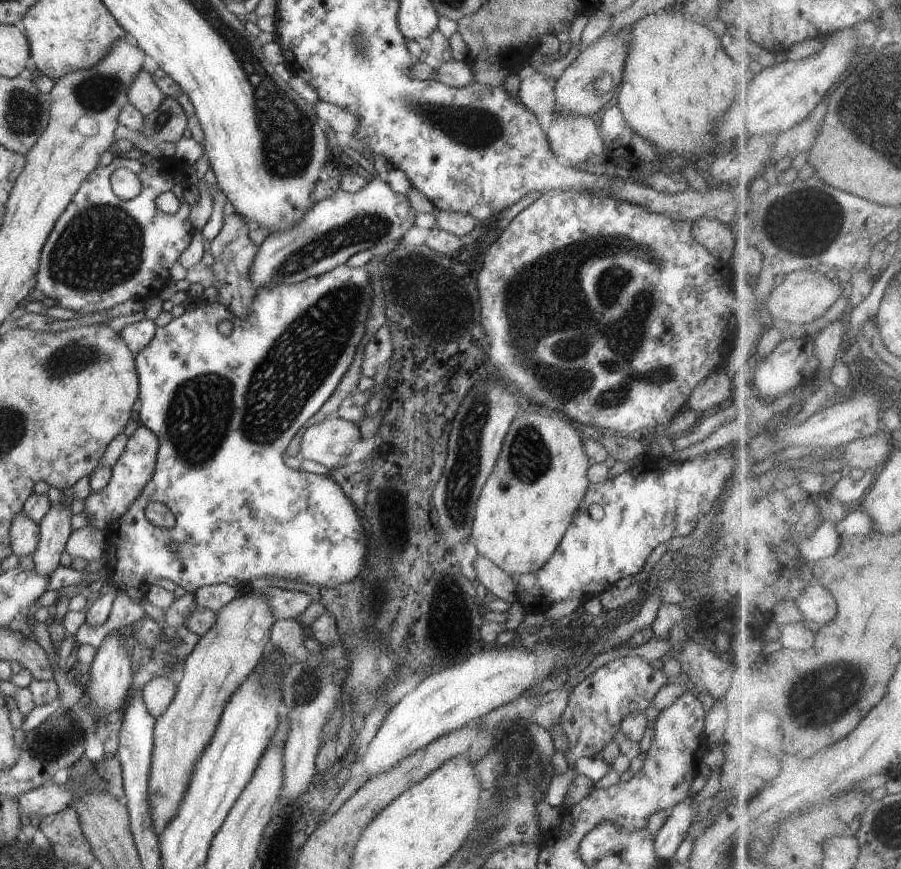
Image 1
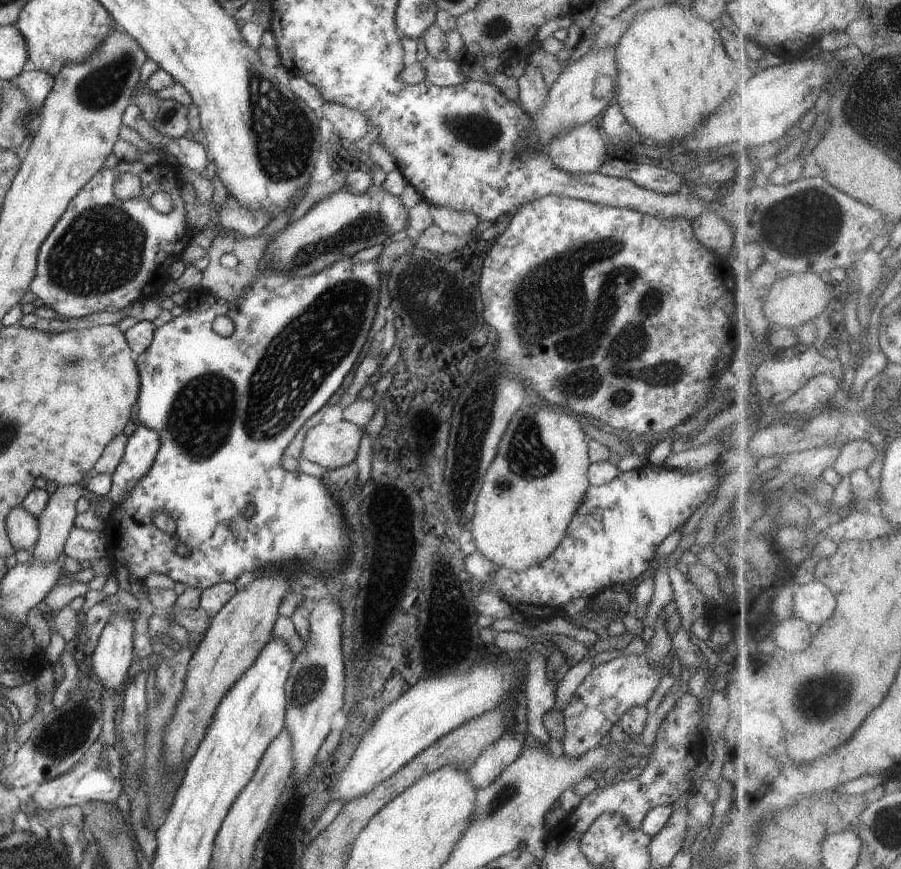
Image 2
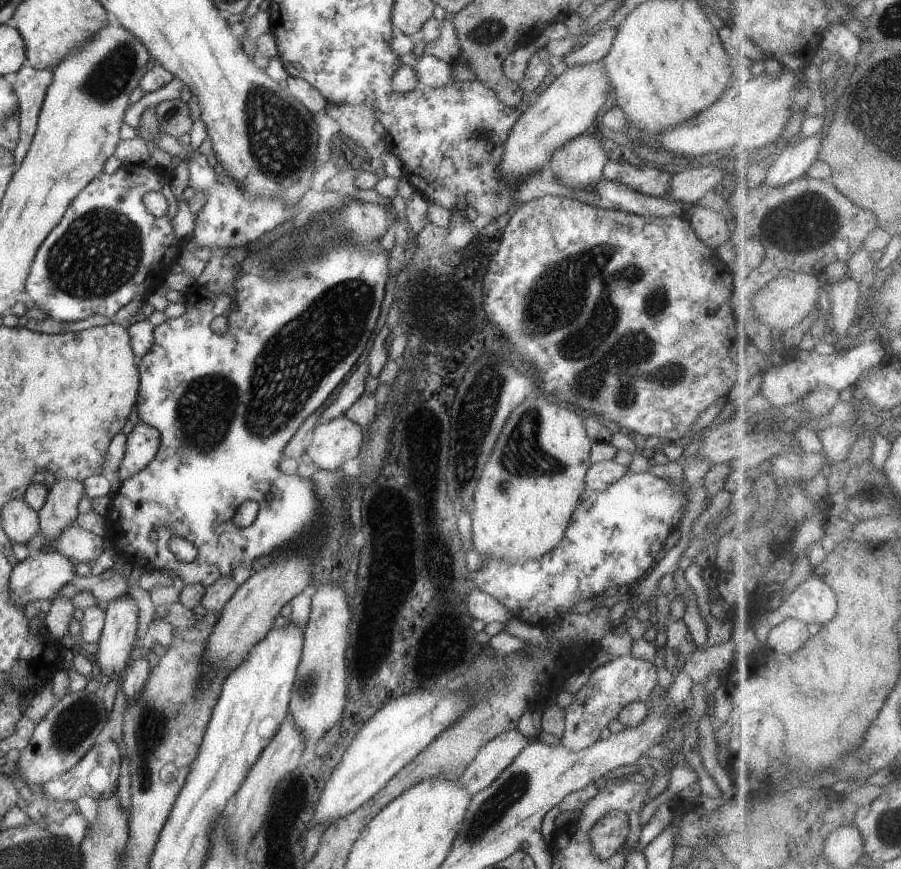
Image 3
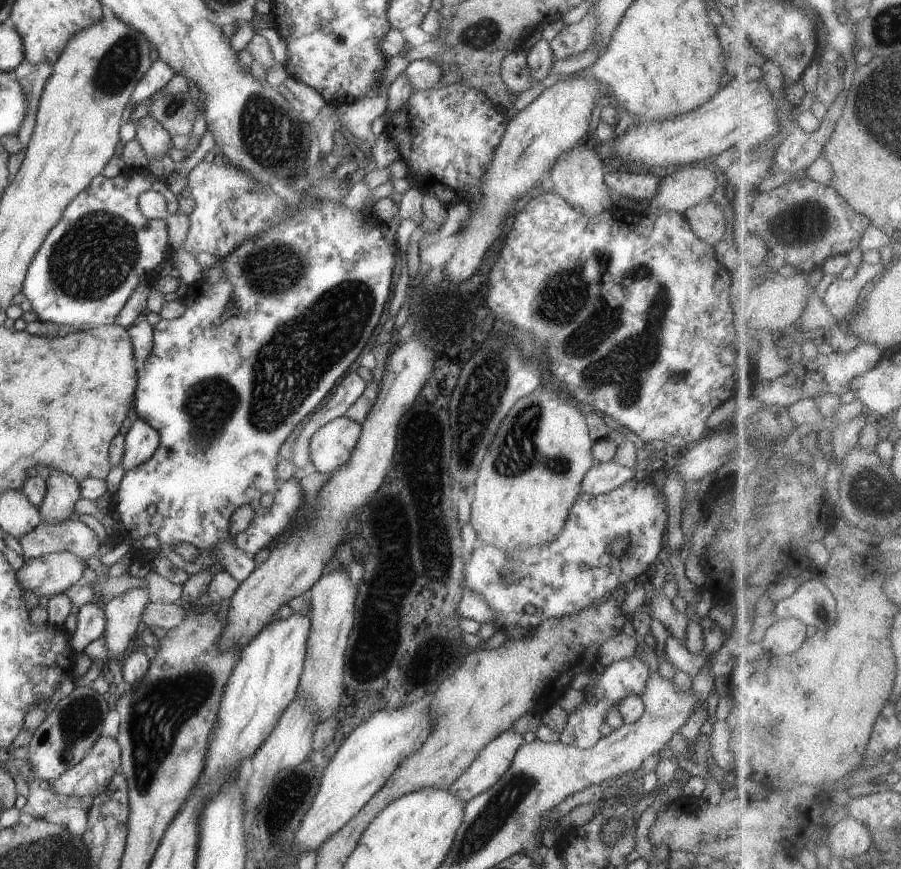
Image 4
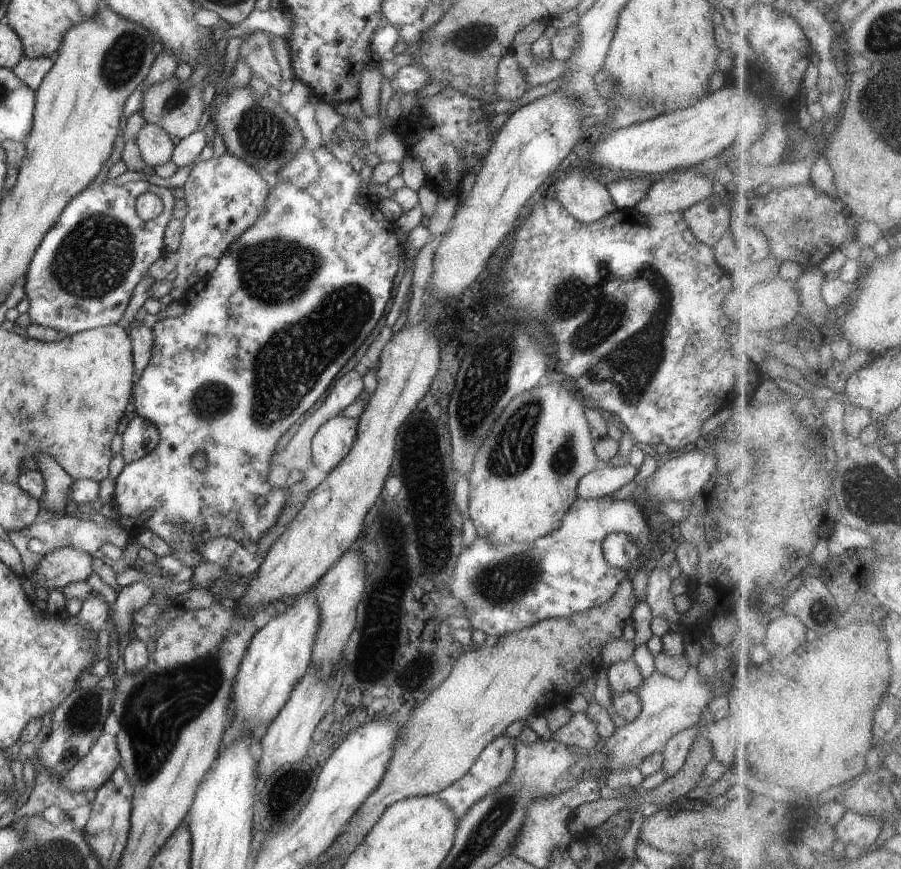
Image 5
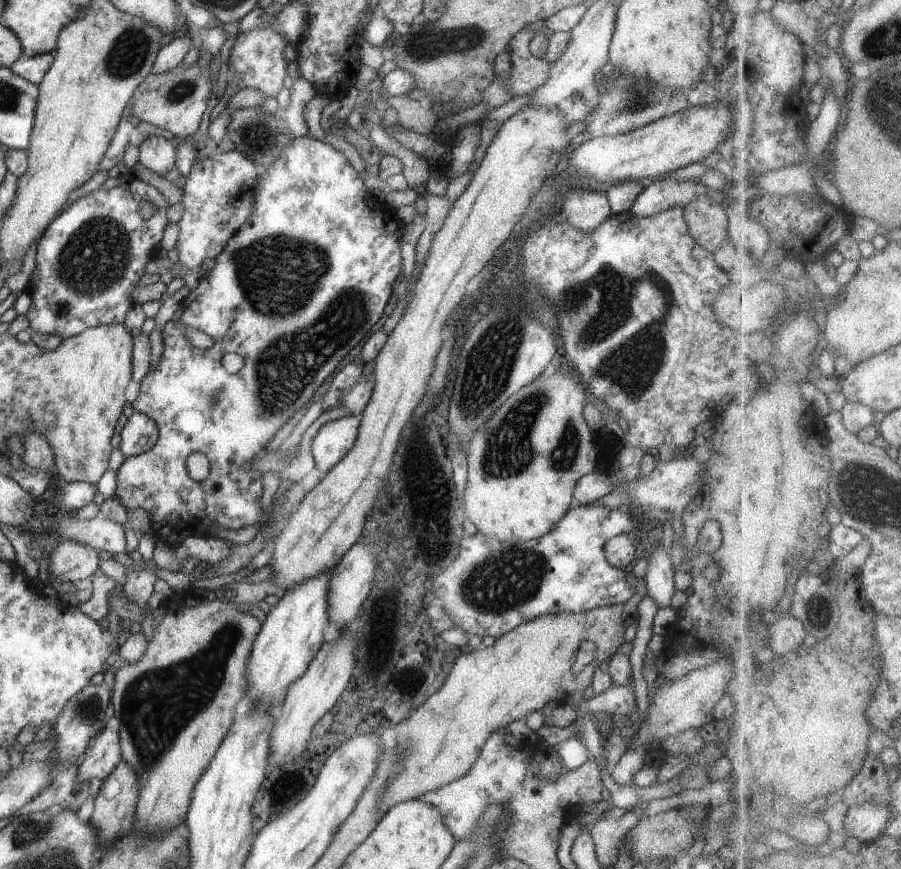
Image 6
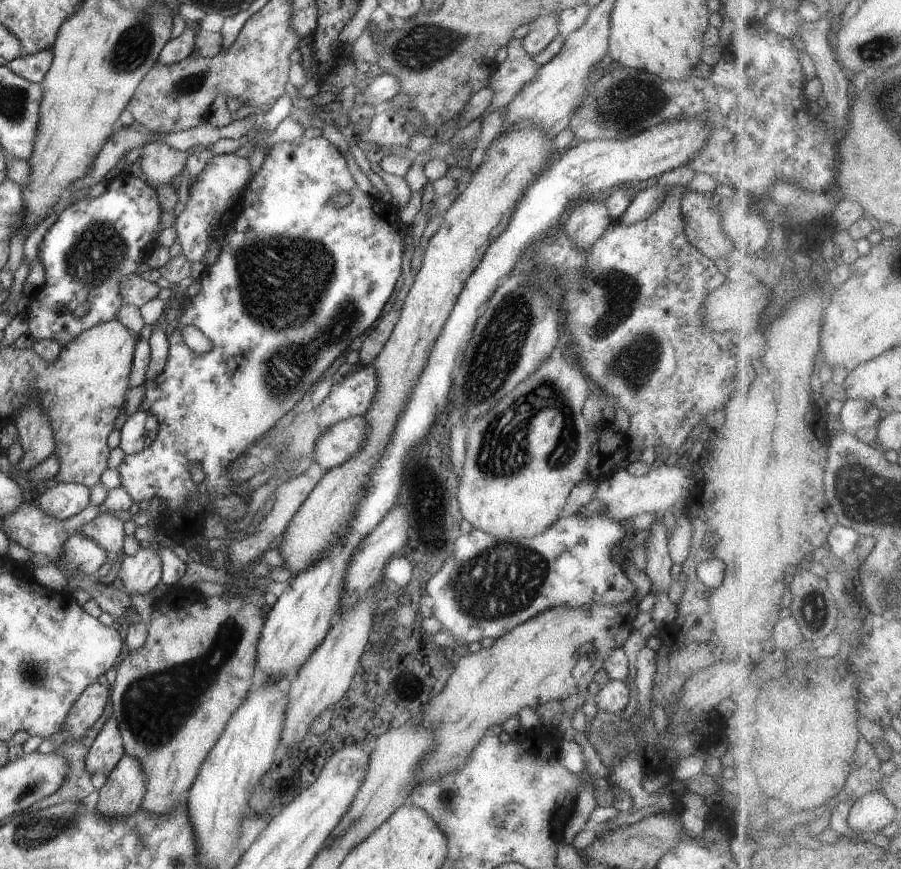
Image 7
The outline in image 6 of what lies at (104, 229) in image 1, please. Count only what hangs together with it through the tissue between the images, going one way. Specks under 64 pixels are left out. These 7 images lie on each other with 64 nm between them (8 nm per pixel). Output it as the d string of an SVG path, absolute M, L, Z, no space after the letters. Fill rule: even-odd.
M136 178L109 190L98 189L70 203L38 239L35 268L29 276L31 287L27 289L31 305L25 315L30 328L45 335L60 335L64 340L98 325L122 325L134 305L132 290L144 276L146 264L158 256L160 240L169 223L169 206L160 190ZM144 201L157 206L157 211L147 219L139 211Z

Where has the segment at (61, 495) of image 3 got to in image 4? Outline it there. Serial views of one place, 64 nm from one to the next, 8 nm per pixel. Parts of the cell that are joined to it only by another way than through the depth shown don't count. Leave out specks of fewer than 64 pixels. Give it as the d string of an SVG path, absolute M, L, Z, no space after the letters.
M51 470L51 476L46 481L47 491L42 501L42 504L39 506L39 513L41 514L41 520L48 524L60 524L69 518L74 516L76 510L74 505L78 502L80 496L80 485L79 480L76 480L73 476L67 475L62 471Z

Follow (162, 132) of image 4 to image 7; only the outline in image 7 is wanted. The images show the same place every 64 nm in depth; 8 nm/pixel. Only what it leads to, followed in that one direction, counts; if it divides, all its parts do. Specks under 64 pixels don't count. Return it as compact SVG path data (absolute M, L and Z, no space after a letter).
M148 141L142 146L139 162L144 172L144 180L156 189L162 184L171 184L171 180L187 163L190 151L179 151L162 141Z

